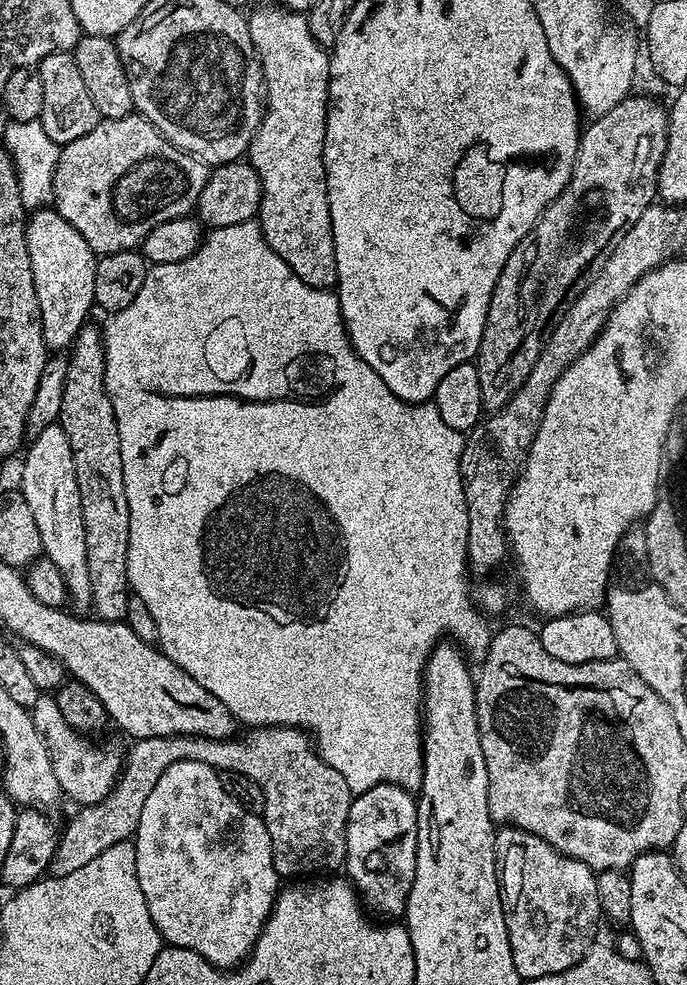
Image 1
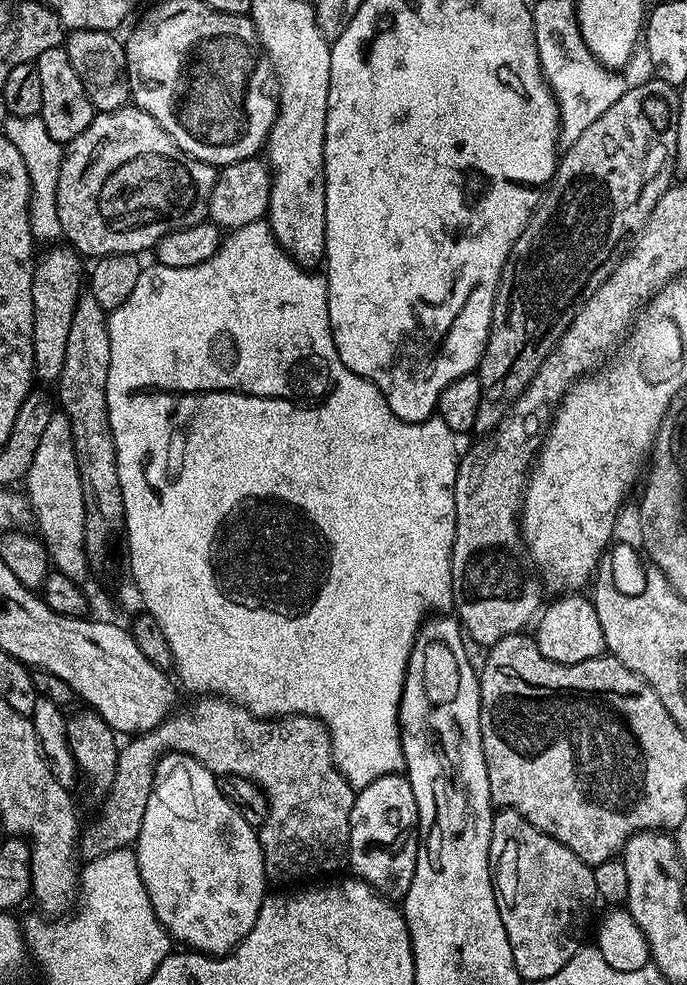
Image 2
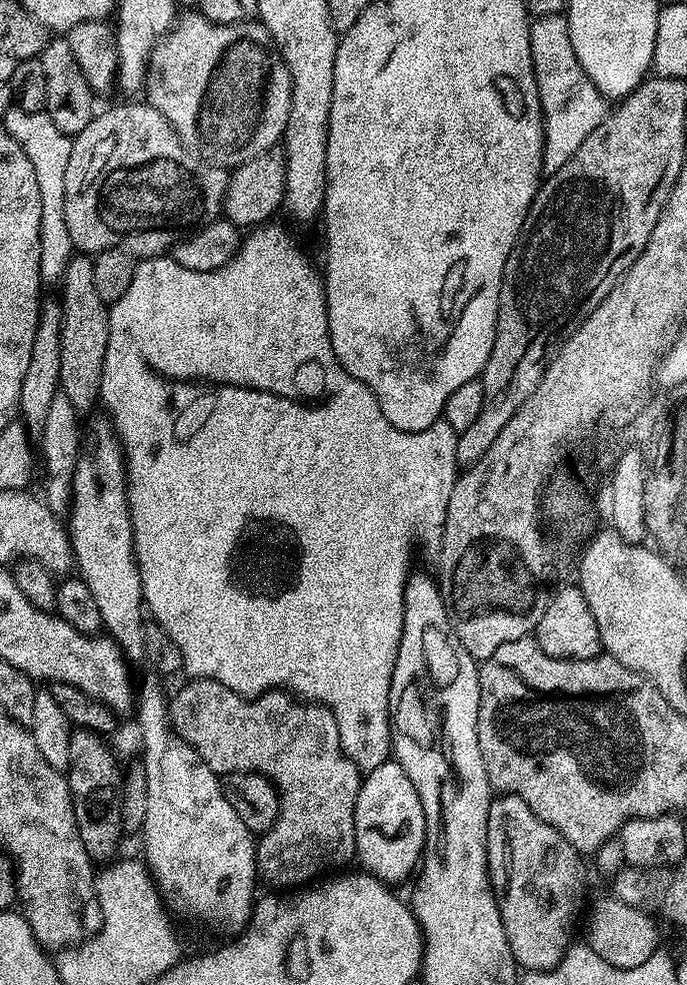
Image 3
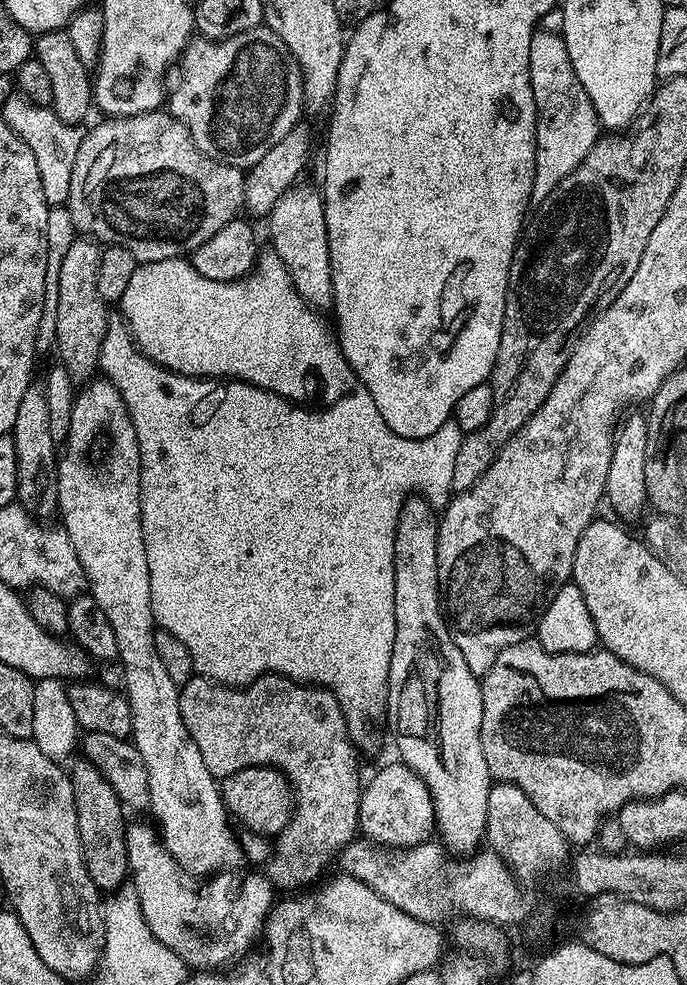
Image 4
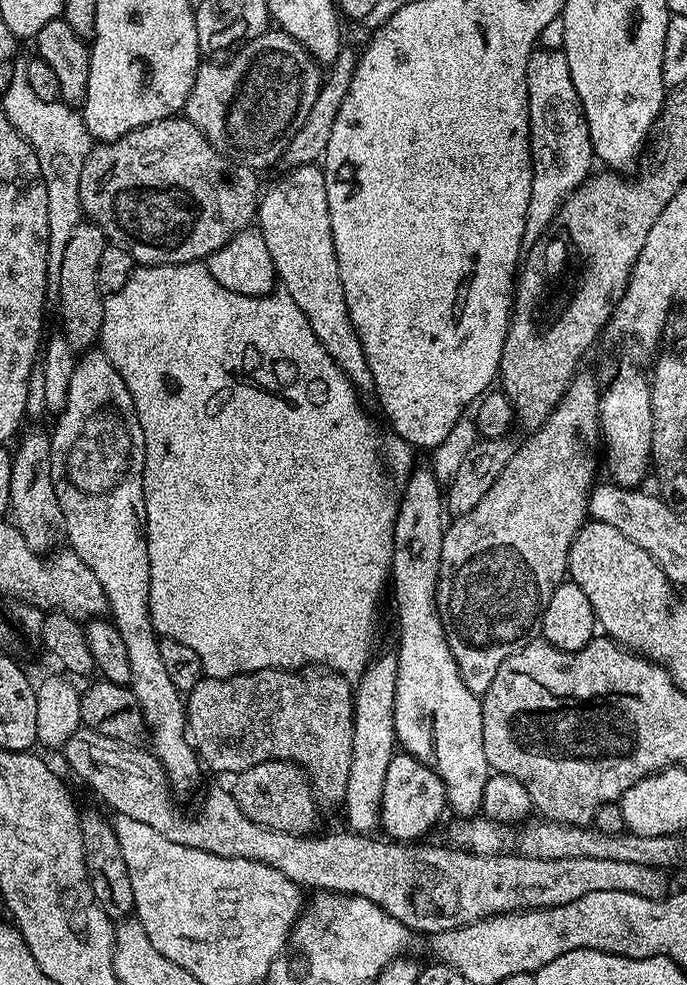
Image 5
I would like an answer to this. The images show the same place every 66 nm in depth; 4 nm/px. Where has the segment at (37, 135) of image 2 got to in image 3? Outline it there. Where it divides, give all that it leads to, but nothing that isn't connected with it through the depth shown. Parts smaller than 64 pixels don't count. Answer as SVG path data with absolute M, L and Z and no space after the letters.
M13 106L2 123L6 130L26 150L30 166L34 166L34 175L38 178L38 195L42 198L42 222L40 223L40 279L45 285L59 285L64 278L68 261L74 255L70 242L70 230L66 230L66 166L70 162L72 137L62 134L54 122L50 122L48 113L24 112L19 106Z

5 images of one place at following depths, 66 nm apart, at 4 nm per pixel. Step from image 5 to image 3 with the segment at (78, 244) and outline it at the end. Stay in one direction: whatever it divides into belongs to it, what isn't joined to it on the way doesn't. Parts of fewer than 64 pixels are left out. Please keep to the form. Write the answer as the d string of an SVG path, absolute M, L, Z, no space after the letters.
M76 254L68 261L62 289L64 300L62 307L62 370L60 371L59 391L78 410L92 408L100 400L102 370L106 364L106 346L110 342L109 305L98 298L98 289L94 286L93 257L88 254Z

